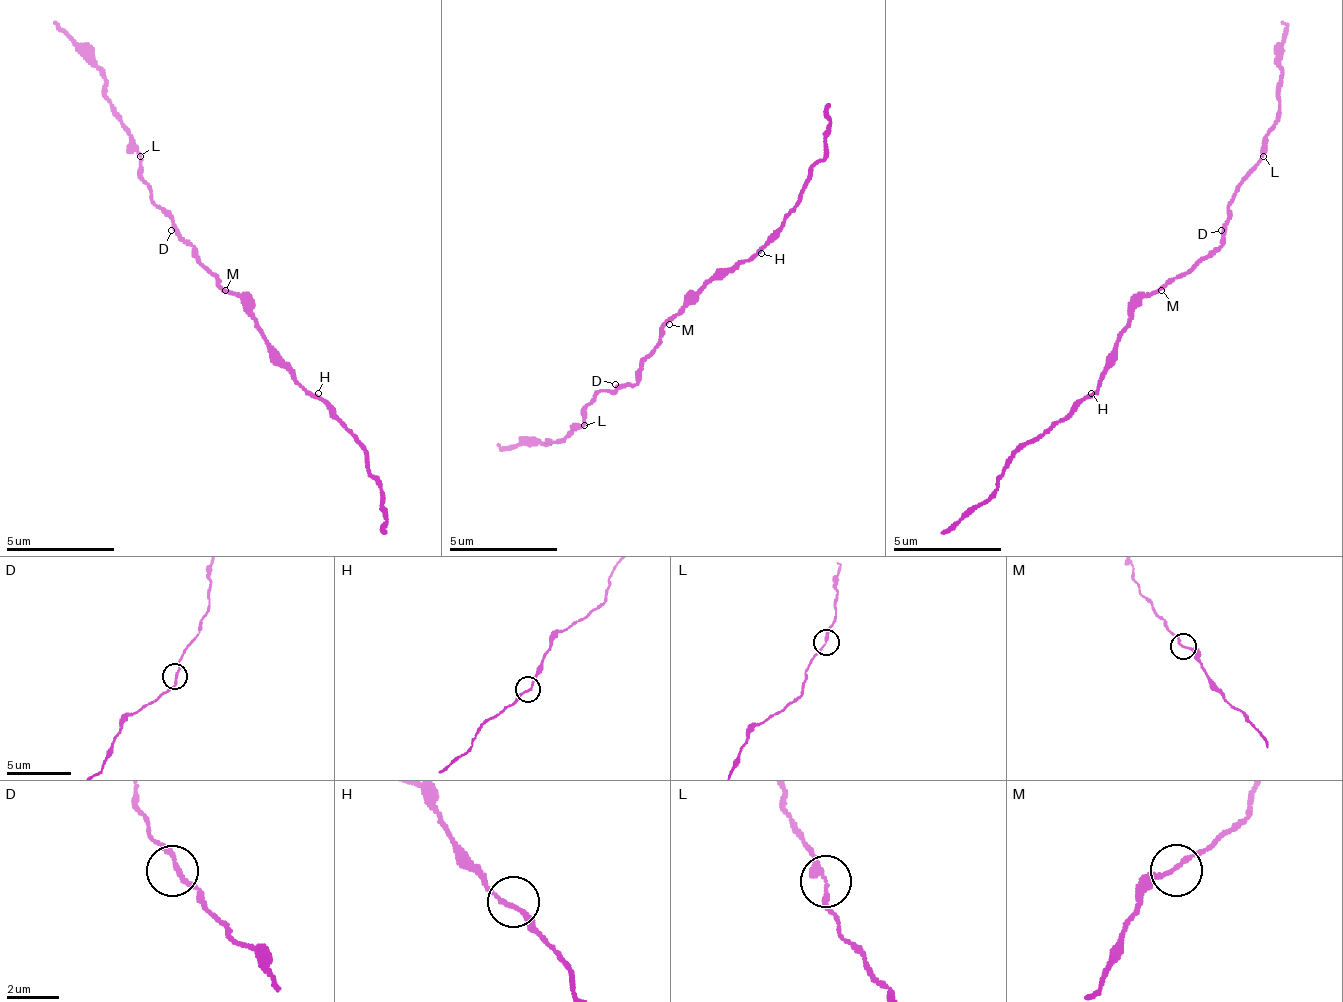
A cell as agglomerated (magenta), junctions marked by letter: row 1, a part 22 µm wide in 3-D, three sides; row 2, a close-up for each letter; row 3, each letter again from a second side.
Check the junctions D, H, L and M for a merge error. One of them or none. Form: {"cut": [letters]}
{"cut": []}

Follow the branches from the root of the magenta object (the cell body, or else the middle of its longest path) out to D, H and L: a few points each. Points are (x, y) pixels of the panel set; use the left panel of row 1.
D: (225, 290), (209, 274), (209, 268), (171, 230)
H: (225, 290), (231, 290), (247, 306), (253, 317), (253, 328), (263, 339), (263, 344), (312, 393), (318, 393)
L: (225, 290), (177, 230), (177, 225), (150, 198), (150, 182), (139, 155)

